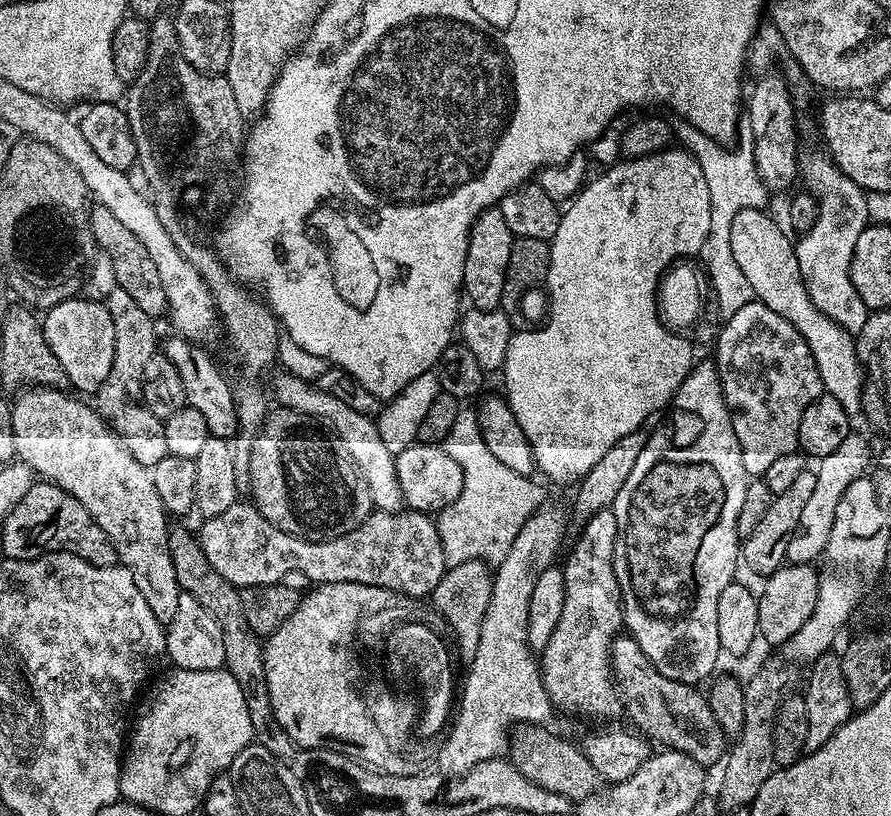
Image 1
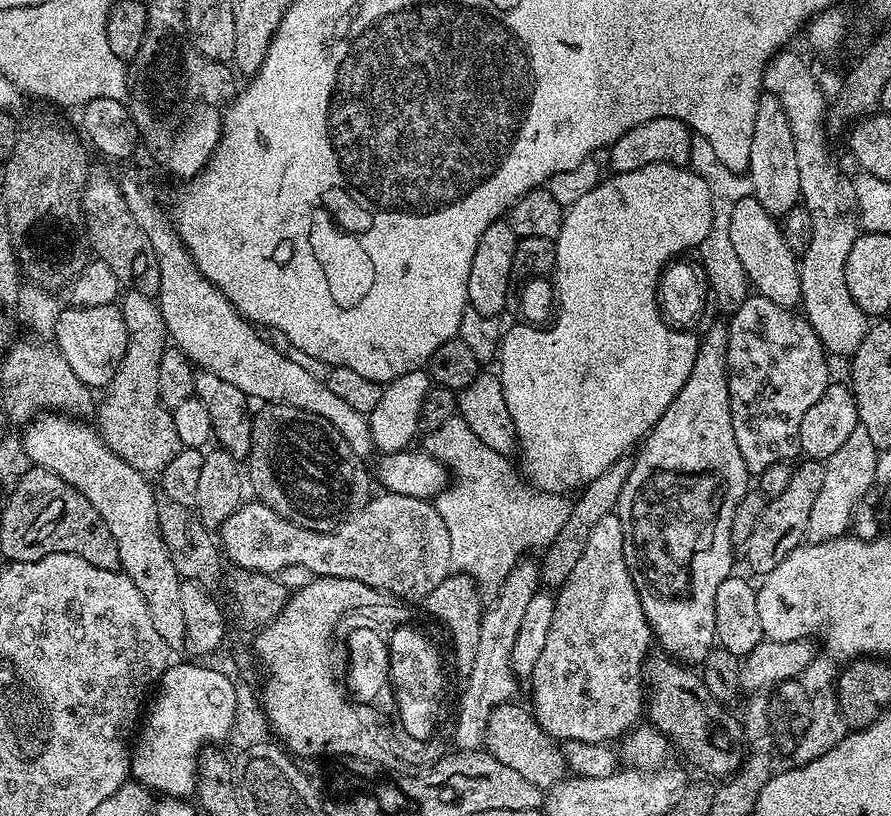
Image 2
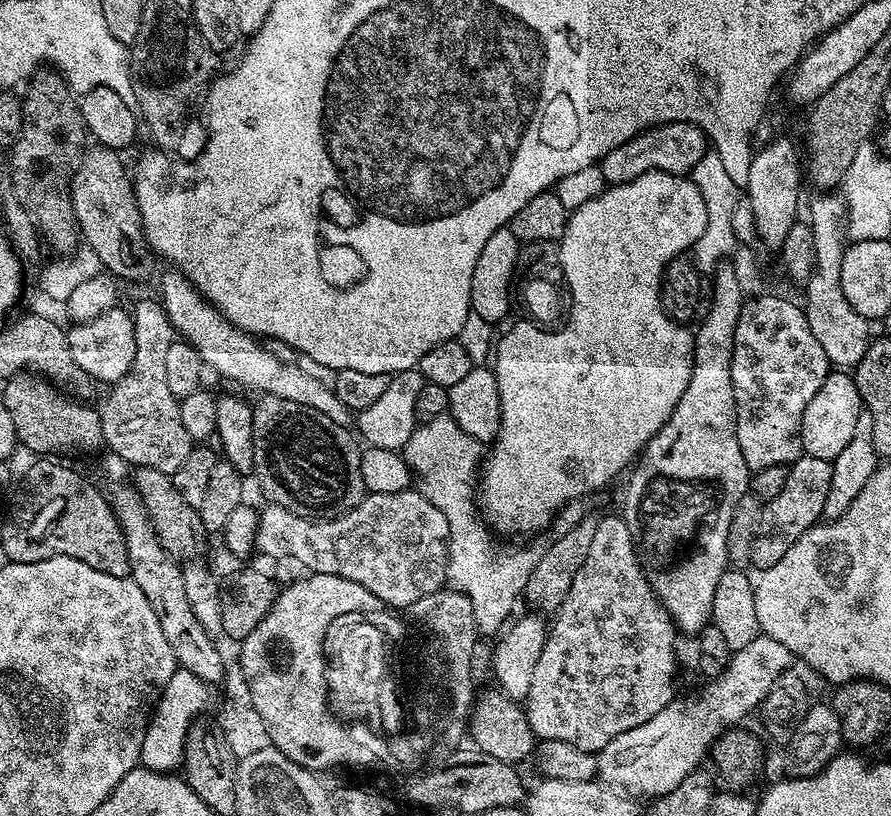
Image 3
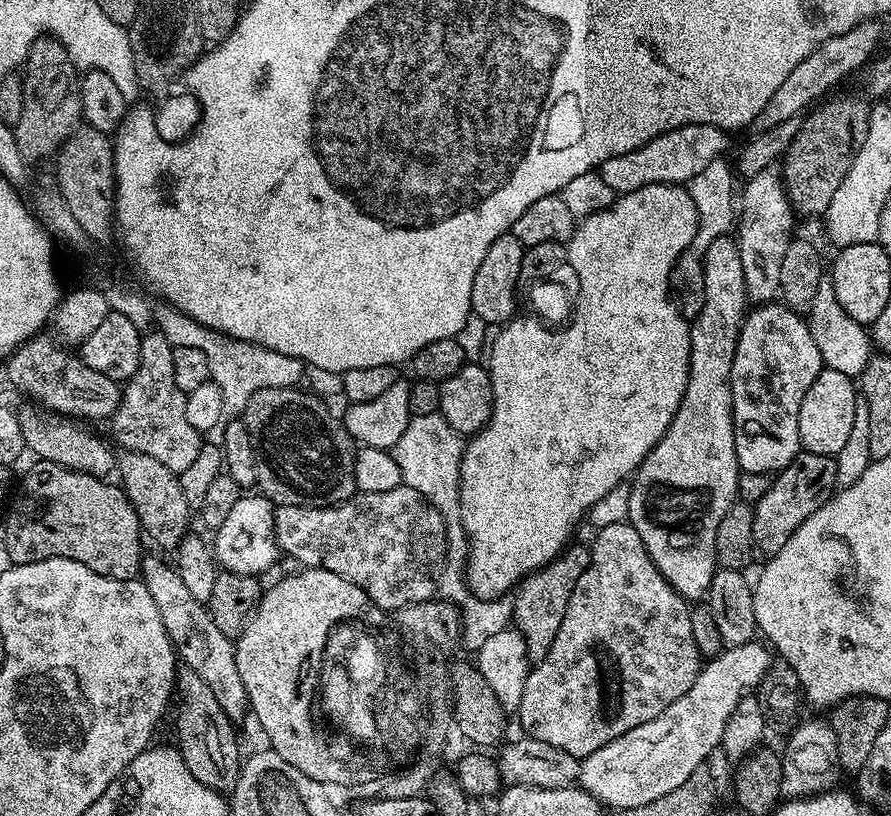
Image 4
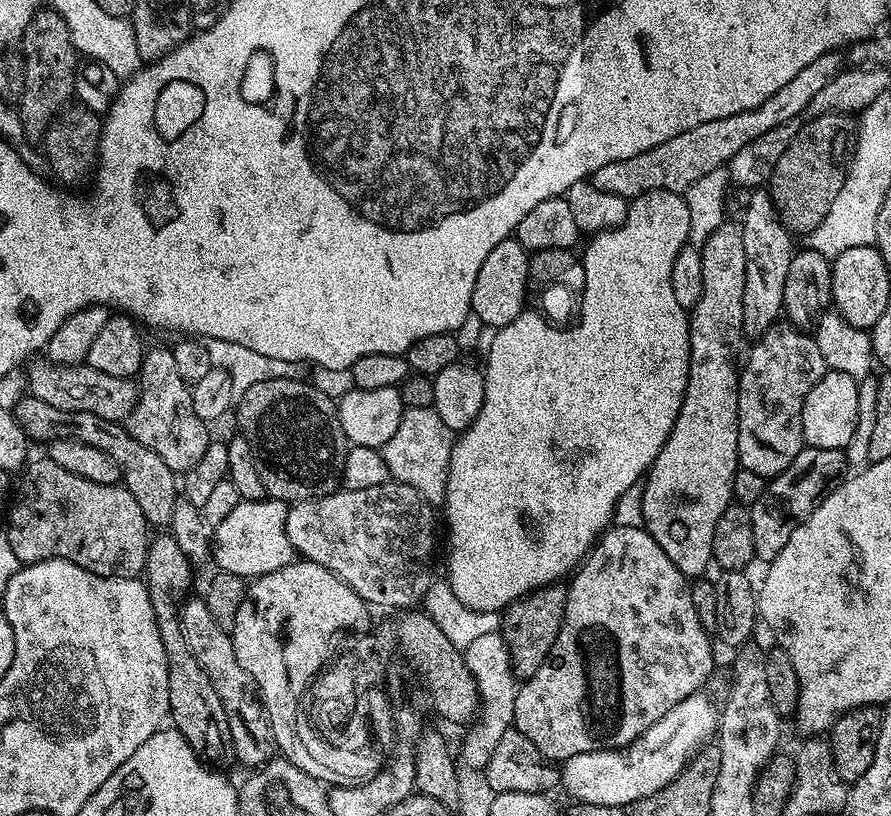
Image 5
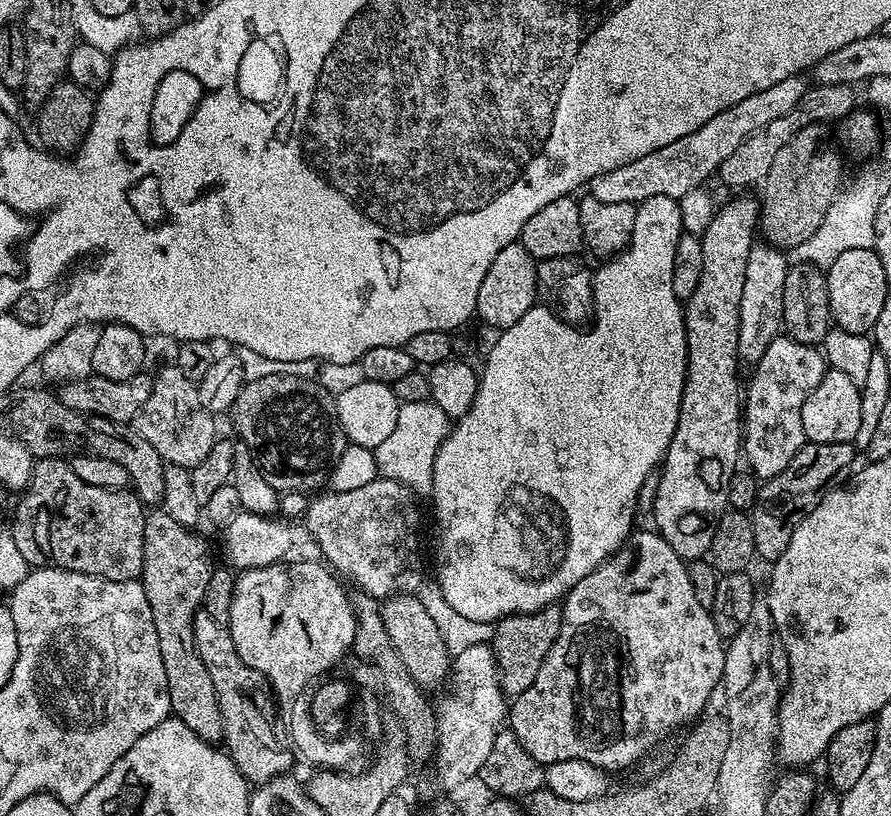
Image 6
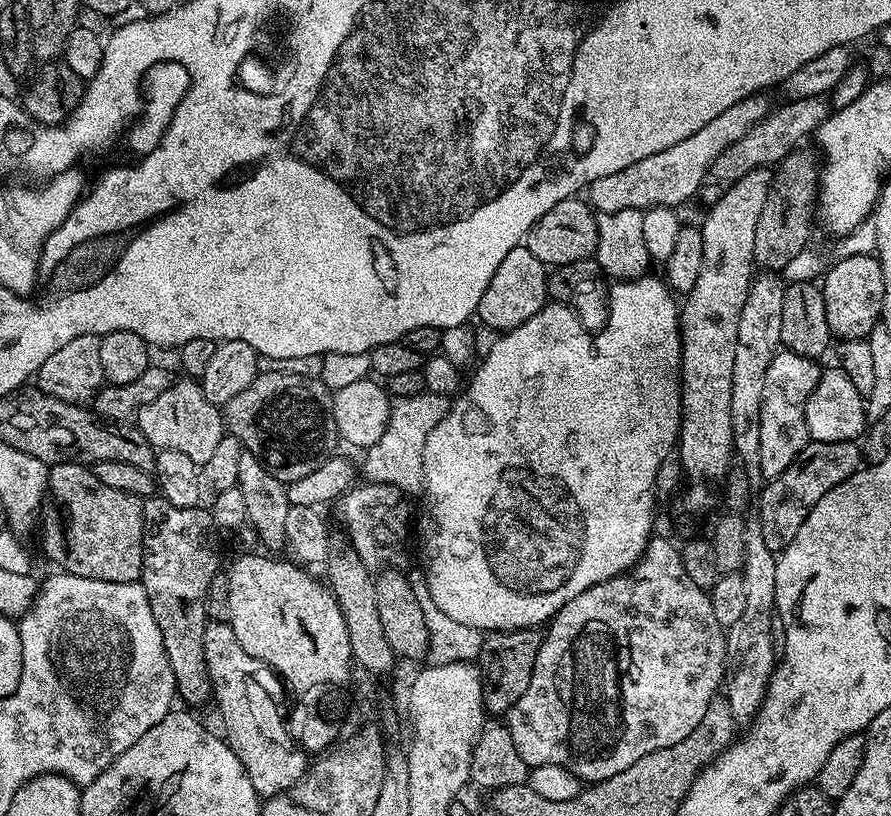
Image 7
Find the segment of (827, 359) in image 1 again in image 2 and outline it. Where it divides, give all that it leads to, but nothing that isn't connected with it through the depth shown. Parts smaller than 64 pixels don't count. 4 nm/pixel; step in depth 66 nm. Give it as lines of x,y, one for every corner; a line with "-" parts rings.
755,196
738,198
730,210
730,246
746,270
748,283
759,295
784,308
800,304
801,282
797,255
786,246
783,227
756,201

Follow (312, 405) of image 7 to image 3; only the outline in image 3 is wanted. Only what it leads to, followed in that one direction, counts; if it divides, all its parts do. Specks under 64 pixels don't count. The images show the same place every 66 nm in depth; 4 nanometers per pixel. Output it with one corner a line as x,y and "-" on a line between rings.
277,396
259,397
252,404
254,414
254,477
264,491
264,500
282,506
300,516
331,518
356,508
365,498
362,482
362,451
357,437
338,422
330,422
326,414
298,402

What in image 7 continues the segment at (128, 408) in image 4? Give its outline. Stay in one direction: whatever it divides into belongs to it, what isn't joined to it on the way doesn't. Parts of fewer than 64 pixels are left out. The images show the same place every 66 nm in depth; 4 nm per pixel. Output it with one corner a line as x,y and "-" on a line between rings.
192,378
177,379
164,393
158,394
154,402
145,404
143,410
136,415
134,424
149,440
153,449
178,450
196,465
205,464
210,459
218,442
222,442
226,434
221,409
208,401
199,383

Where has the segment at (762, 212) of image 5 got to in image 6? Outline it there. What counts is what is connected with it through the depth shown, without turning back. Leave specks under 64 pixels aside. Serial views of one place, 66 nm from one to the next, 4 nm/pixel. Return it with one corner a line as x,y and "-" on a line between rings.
767,242
753,243
746,262
746,283
742,286
742,306
738,318
738,354
745,365
757,364
766,352
766,346
781,335
784,327
782,290
786,286
789,267
788,257
781,249

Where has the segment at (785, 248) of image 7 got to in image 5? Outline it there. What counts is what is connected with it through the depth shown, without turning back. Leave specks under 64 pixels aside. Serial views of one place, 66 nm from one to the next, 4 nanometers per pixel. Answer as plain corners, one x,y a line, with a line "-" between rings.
831,112
825,116
812,116
809,121
809,124
808,121
801,123
798,134
794,134
782,158
778,158
770,181
770,195
776,203
776,211
793,234
813,232
822,218
826,218
830,202
834,202
838,190
842,190
858,131
857,121
848,114

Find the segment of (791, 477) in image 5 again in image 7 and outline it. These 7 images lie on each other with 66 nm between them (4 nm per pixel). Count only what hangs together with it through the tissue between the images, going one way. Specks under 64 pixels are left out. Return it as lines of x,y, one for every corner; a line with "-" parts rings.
812,440
782,470
782,474
771,477
763,485
764,493
759,493
758,504
760,500
760,513
758,519
762,526
762,538
766,538
766,546
774,553
783,552
790,542
794,542
794,534
802,530
802,522
818,506
818,502
834,486
838,486
846,478
850,478
855,472
859,472
862,467
862,448
855,440
846,442
818,442

